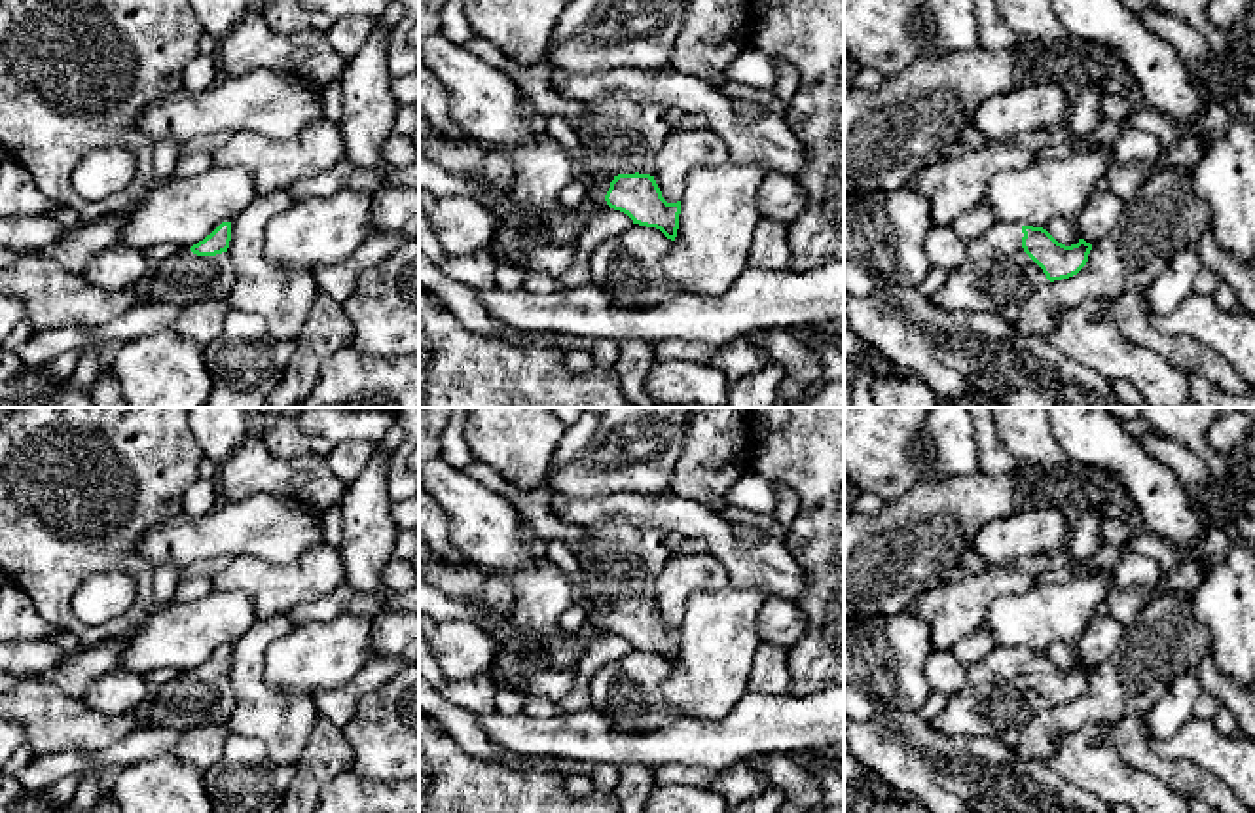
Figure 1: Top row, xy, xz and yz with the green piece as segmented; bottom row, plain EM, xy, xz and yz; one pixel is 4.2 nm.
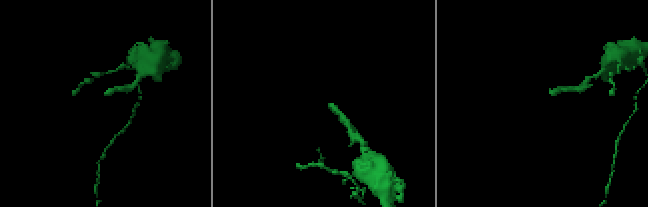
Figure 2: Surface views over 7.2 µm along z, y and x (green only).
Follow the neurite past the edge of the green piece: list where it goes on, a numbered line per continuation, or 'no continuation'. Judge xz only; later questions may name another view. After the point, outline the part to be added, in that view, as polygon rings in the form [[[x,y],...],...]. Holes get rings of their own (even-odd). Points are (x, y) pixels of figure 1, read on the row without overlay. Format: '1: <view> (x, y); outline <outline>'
1: xz (620, 560); outline [[[624,515],[584,527],[586,542],[573,555],[584,570],[590,599],[588,623],[601,629],[618,599],[656,599],[656,580],[669,550],[665,531],[637,527]]]

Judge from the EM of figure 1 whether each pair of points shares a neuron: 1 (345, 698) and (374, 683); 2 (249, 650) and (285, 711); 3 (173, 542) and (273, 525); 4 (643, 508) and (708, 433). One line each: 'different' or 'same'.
1: same
2: same
3: same
4: different

